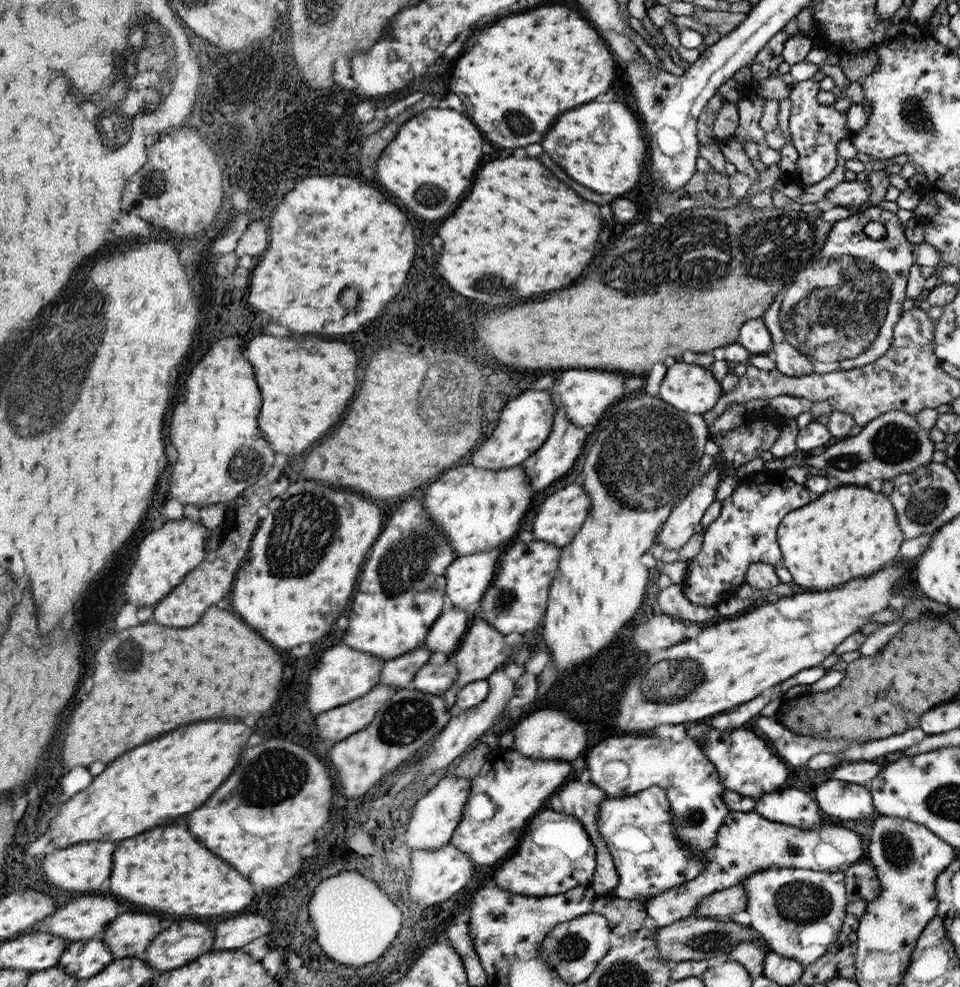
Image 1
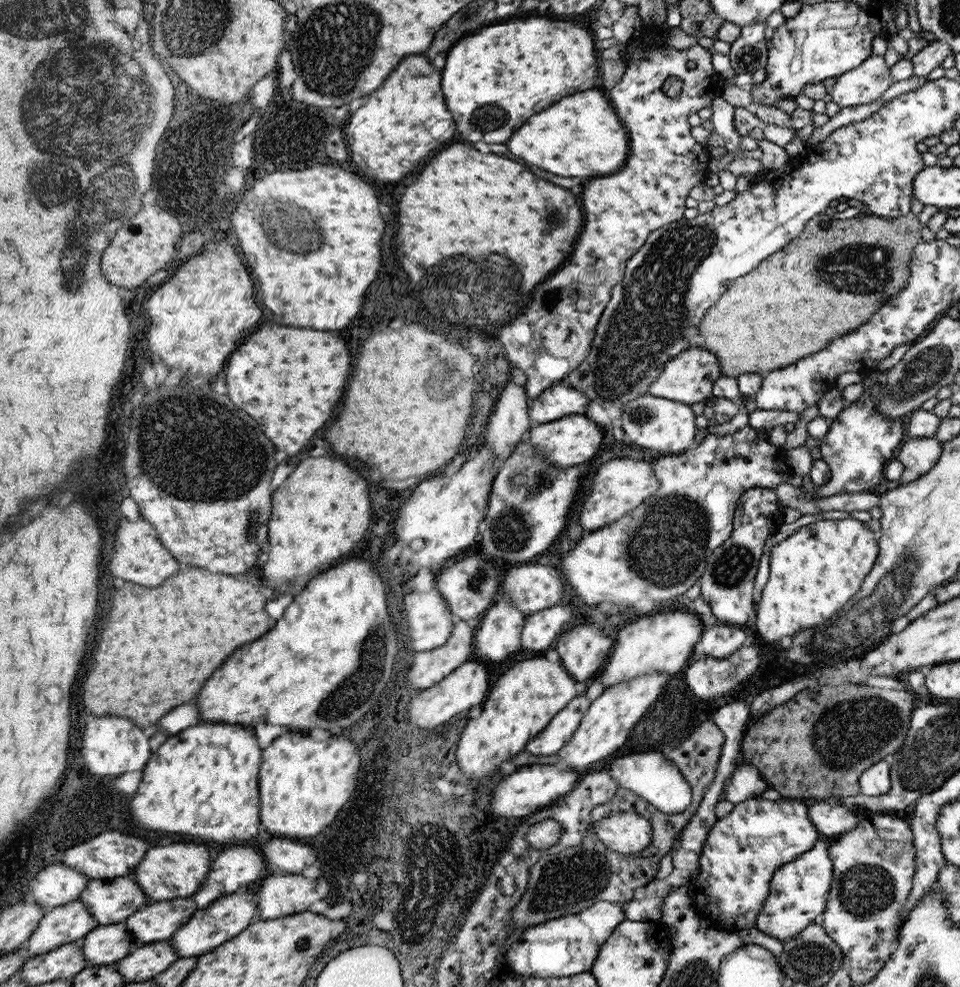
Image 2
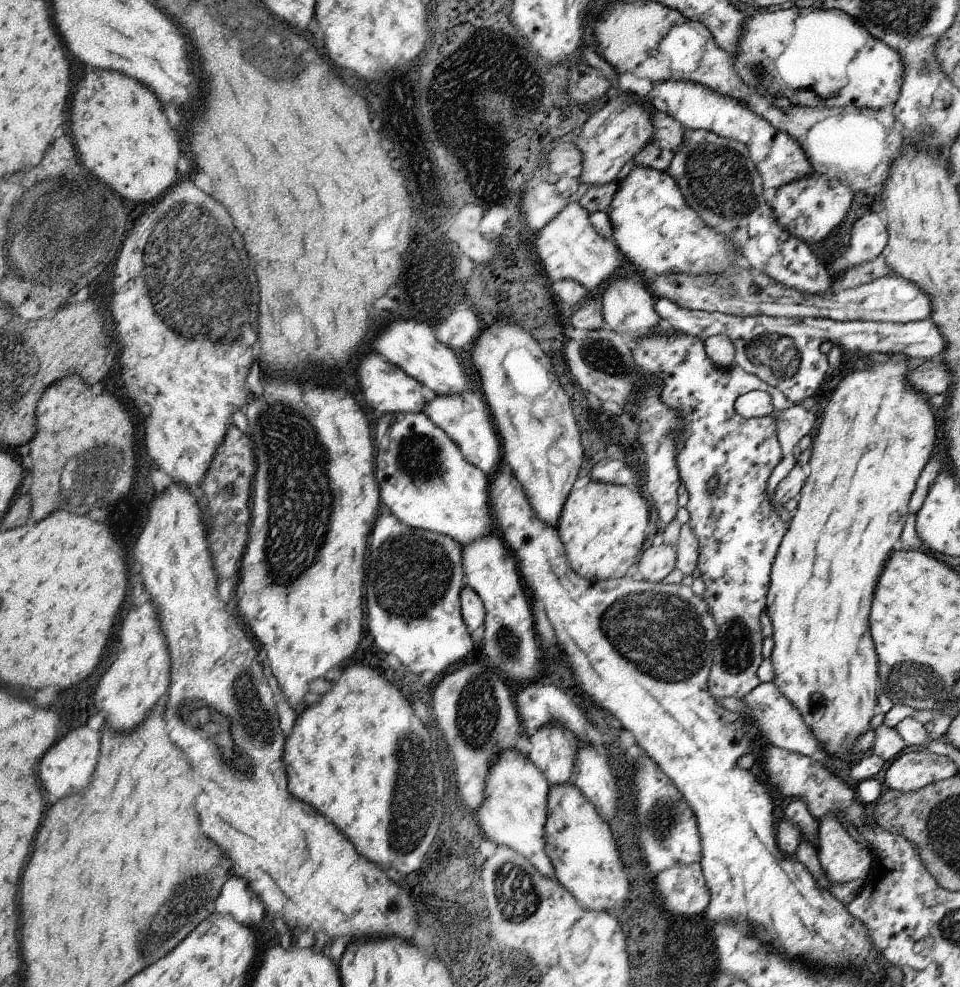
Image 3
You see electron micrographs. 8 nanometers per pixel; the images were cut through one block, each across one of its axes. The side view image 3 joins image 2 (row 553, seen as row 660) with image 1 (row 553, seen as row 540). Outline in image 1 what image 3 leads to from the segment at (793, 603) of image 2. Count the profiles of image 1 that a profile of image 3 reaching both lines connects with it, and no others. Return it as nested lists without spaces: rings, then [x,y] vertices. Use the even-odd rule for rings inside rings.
[[[837,488],[821,494],[813,504],[787,514],[777,528],[777,544],[781,548],[783,566],[791,574],[791,582],[827,592],[863,576],[873,576],[881,568],[893,564],[903,536],[897,528],[895,512],[889,500],[867,488]]]

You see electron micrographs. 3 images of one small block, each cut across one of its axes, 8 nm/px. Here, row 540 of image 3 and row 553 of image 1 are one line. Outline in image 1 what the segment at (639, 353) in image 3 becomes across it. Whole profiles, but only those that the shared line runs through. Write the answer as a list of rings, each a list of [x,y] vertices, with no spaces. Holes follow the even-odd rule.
[[[761,470],[743,478],[731,498],[723,502],[717,520],[707,526],[699,554],[687,562],[687,576],[681,582],[685,598],[695,606],[717,606],[733,598],[745,584],[745,574],[751,564],[769,564],[773,570],[781,568],[783,558],[777,544],[777,528],[787,514],[797,512],[795,508],[807,502],[807,490],[783,472]]]

